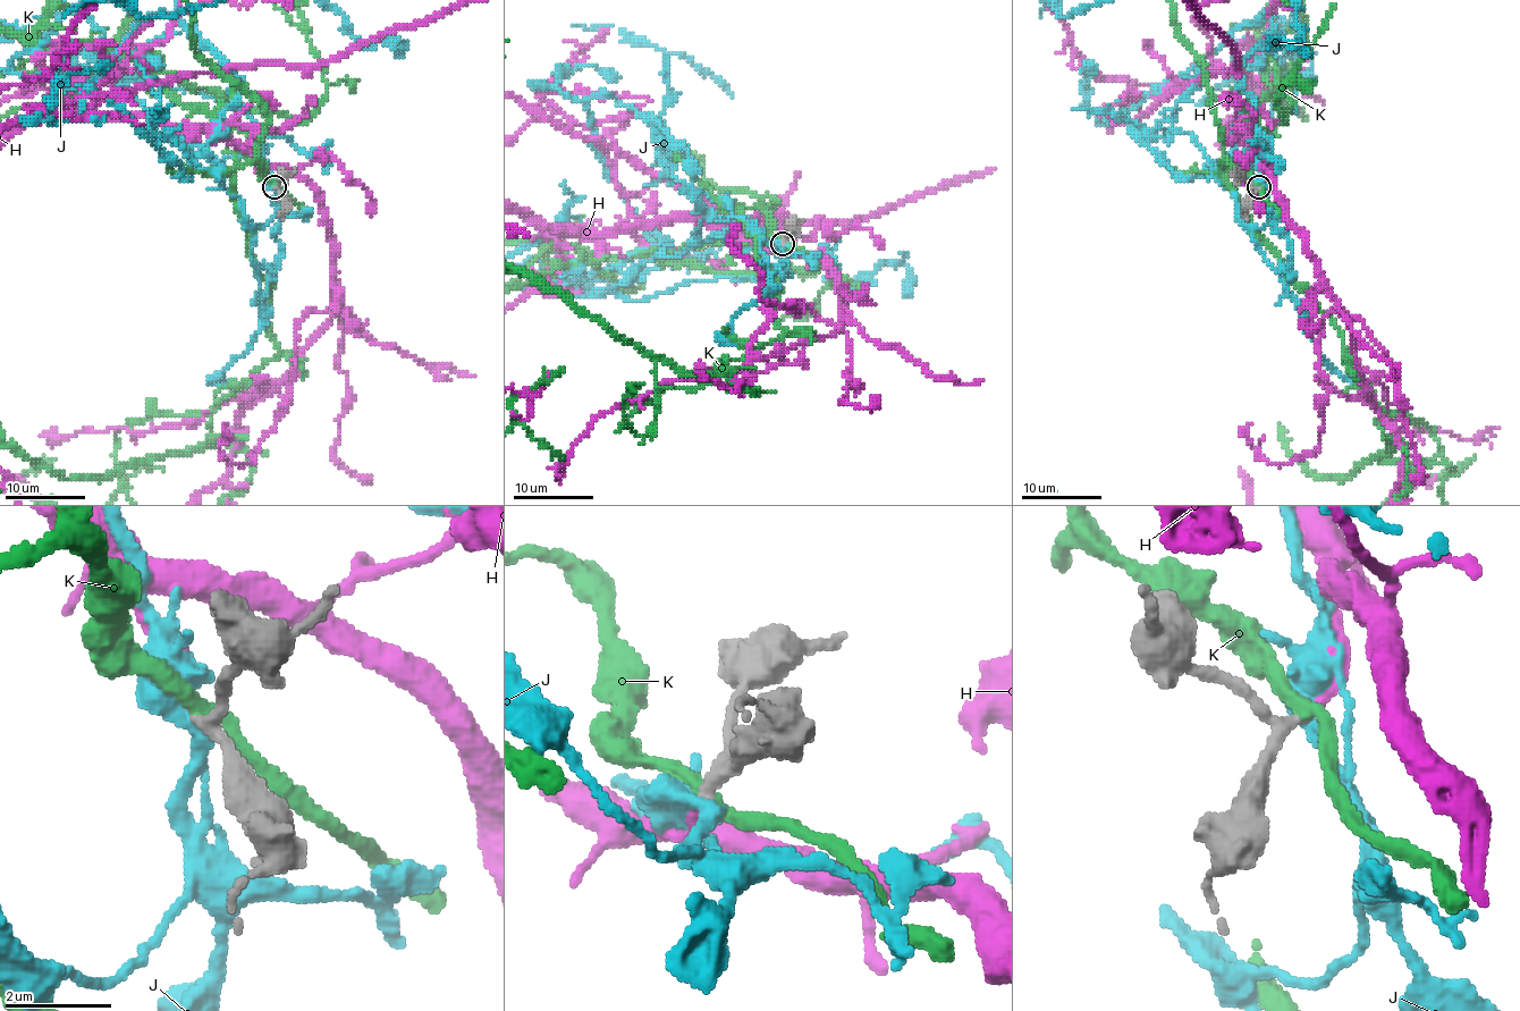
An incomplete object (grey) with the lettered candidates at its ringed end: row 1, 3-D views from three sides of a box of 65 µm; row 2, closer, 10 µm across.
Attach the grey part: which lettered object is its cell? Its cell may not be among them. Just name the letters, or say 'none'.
H

